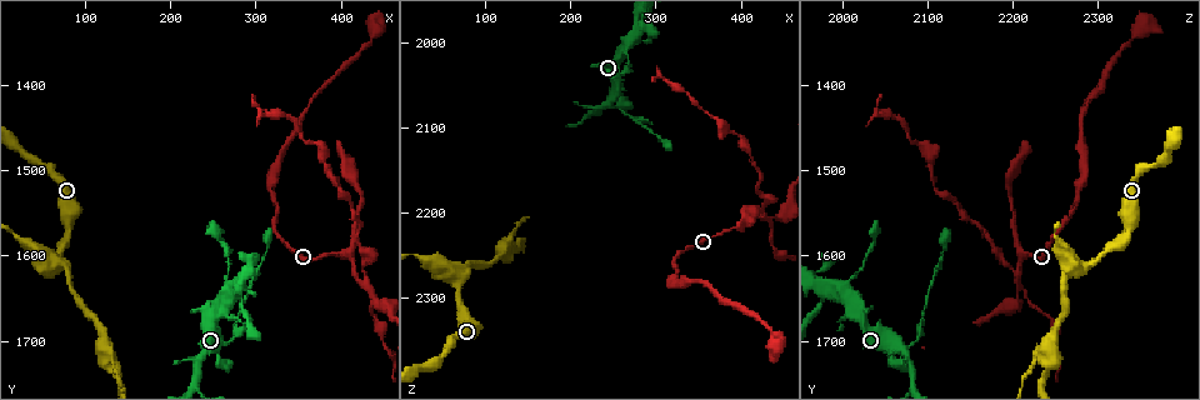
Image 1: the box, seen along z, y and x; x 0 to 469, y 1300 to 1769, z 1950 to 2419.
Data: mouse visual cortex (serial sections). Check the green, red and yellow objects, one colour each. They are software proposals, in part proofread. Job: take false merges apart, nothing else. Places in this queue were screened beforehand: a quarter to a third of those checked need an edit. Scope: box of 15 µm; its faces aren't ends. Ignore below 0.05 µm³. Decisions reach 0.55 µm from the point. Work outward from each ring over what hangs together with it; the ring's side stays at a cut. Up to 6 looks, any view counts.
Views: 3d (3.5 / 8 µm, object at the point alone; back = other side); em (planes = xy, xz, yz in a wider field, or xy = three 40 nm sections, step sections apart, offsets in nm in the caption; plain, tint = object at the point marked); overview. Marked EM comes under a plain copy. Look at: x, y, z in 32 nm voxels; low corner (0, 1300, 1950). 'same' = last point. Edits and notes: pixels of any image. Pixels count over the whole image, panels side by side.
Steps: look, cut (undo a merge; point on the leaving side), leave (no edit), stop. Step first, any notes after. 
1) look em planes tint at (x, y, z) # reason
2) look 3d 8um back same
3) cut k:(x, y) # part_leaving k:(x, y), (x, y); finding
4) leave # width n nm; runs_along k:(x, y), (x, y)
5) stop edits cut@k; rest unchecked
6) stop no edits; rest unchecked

look 3d 3.5um at (245, 1710, 2070) # three-way junction

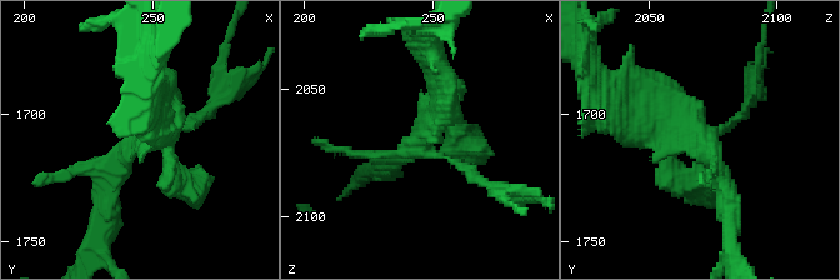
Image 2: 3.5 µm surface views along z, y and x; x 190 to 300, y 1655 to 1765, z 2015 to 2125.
look em xy step 3 tint at (246, 1707, 2070)

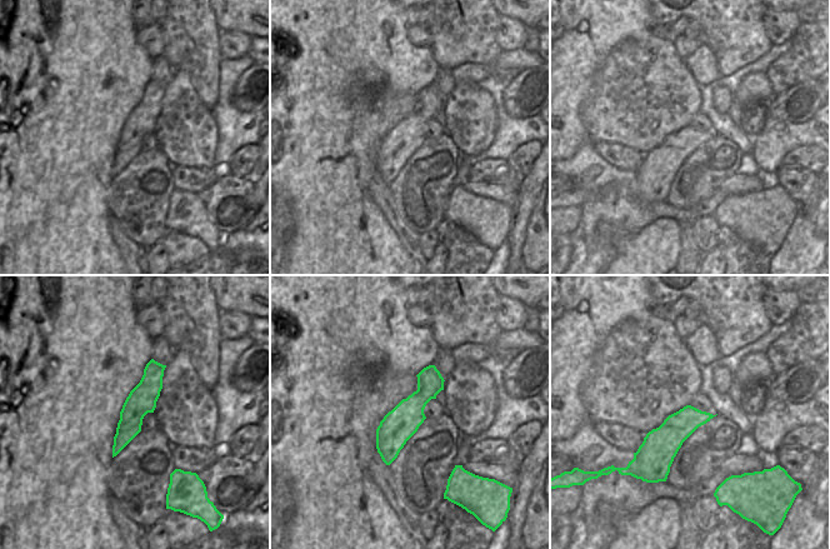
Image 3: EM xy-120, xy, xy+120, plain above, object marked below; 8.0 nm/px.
look em xy step 5 tint same

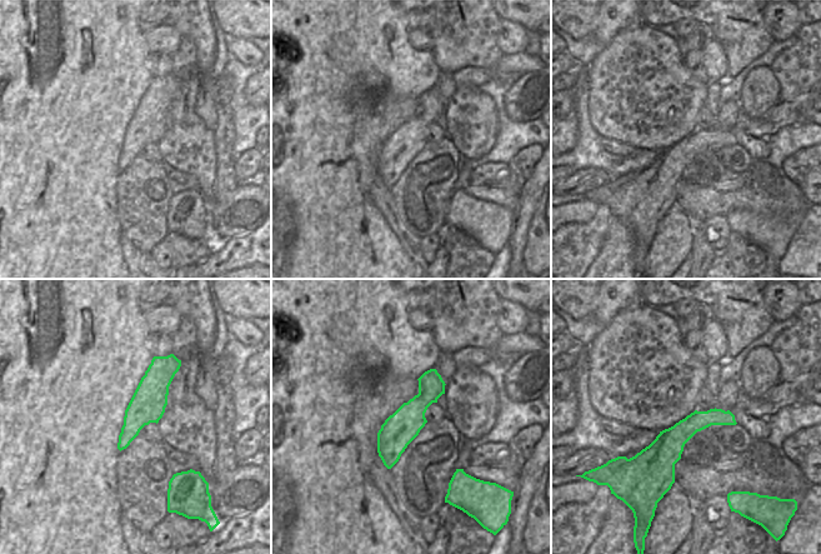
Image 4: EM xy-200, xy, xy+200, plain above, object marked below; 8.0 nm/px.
leave # arms 3; runs_along 4:(432, 372), (389, 464); continuous, no second cell

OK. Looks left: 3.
look 3d 8um back at (70, 1615, 2275) # a fork

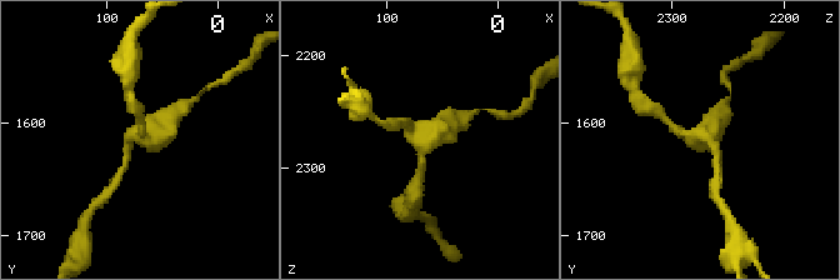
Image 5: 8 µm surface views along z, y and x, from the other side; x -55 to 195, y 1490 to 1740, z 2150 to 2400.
look 3d 3.5um at (68, 1612, 2278)

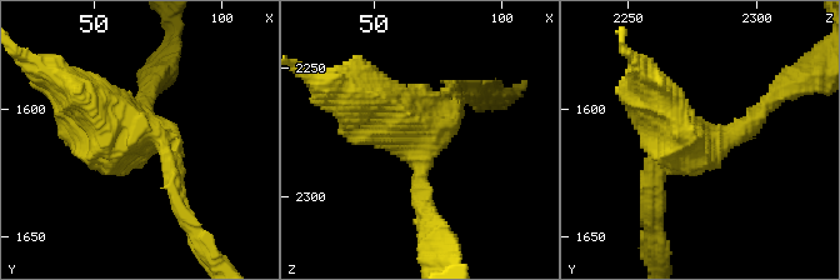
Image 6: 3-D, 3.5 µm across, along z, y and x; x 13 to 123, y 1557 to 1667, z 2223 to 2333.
look em xy step 1 tint at (66, 1613, 2276)

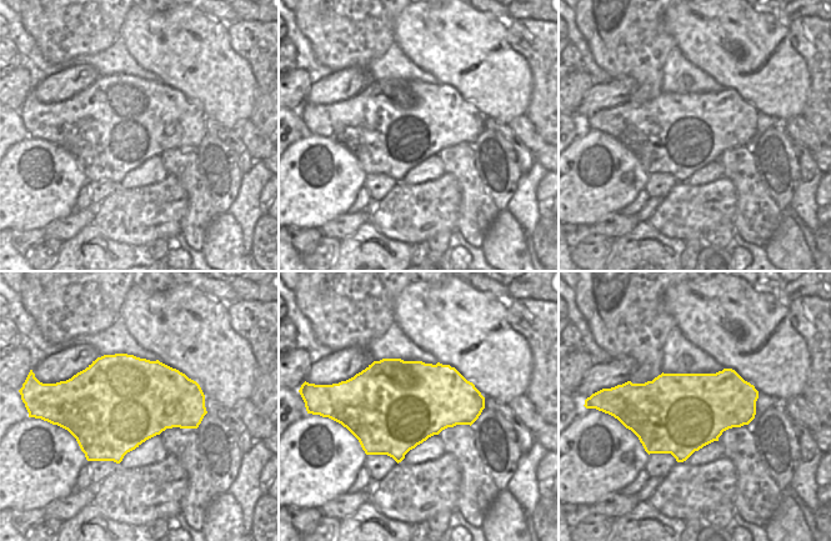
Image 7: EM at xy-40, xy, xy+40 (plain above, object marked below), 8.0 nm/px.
leave # all the same cell

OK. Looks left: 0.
stop no edits; rest unchecked

